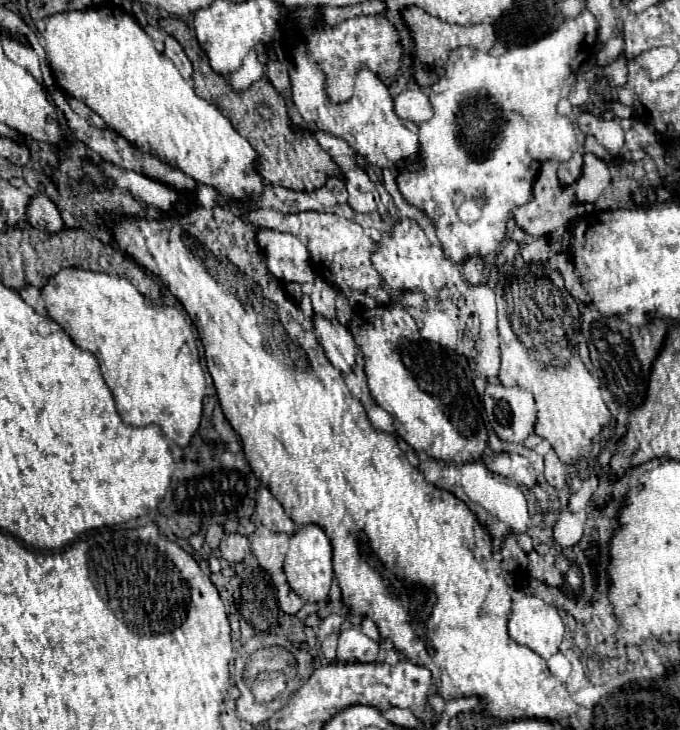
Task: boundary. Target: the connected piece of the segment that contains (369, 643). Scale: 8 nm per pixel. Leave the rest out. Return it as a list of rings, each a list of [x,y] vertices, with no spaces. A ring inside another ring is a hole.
[[[348,626],[338,632],[338,660],[342,662],[374,662],[378,656],[378,642],[368,638],[360,626]]]

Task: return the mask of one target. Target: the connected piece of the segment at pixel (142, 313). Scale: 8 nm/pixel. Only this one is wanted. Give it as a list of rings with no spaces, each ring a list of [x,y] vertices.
[[[62,268],[46,280],[46,284],[40,288],[40,294],[46,314],[60,324],[74,344],[96,354],[102,376],[114,394],[122,420],[130,426],[158,424],[168,440],[186,446],[200,426],[207,385],[196,336],[183,314],[176,308],[160,306],[142,296],[128,278],[102,270],[94,272],[82,268]]]

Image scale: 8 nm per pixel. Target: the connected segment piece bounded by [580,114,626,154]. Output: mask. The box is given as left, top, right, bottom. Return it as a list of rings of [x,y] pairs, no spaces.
[[[582,114],[580,128],[582,128],[582,132],[596,136],[598,142],[602,142],[606,146],[606,150],[612,154],[620,154],[626,148],[624,146],[624,130],[618,120],[600,120],[596,116]]]

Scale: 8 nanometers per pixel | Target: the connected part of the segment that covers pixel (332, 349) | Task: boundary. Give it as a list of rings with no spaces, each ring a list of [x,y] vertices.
[[[314,314],[312,324],[318,340],[324,346],[326,358],[332,362],[334,368],[348,372],[354,366],[354,356],[356,356],[356,344],[350,332],[338,320],[328,320],[318,314]]]

